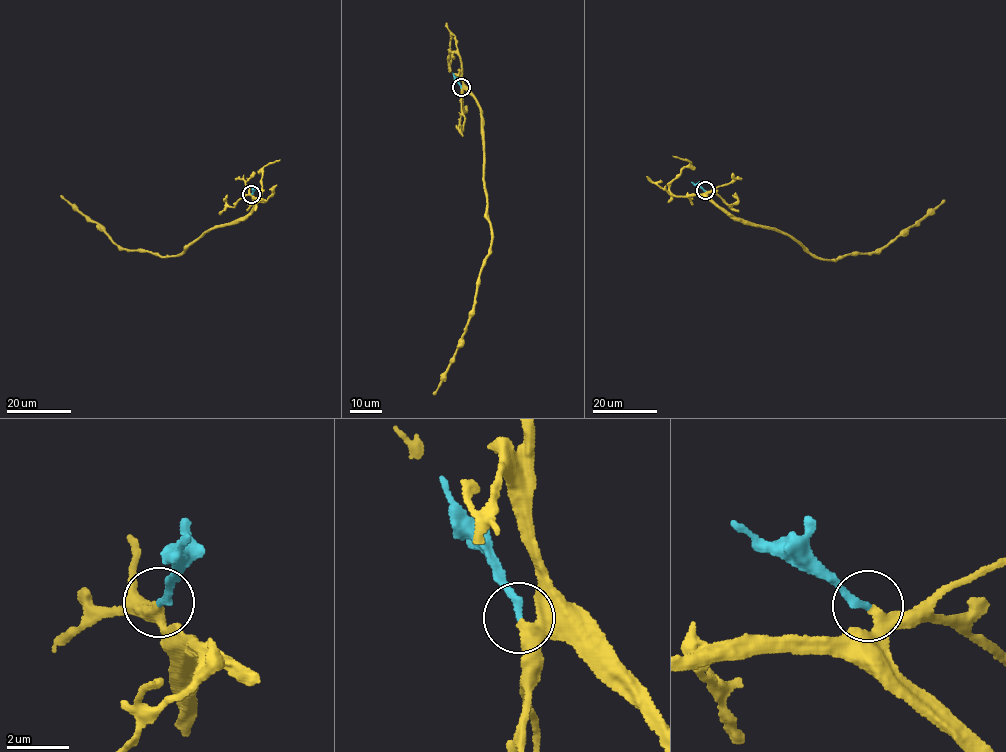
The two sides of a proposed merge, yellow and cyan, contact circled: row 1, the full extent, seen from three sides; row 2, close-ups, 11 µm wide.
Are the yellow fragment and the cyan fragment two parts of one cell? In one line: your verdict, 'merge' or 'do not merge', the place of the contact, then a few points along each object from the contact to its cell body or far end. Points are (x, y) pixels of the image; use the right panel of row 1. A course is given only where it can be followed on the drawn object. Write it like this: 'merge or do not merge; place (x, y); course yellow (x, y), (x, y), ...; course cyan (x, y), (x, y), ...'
merge; place (705, 190); course yellow (705, 191), (734, 216), (784, 232), (812, 254), (831, 260), (880, 251), (932, 214), (944, 200); course cyan (705, 191), (691, 182)

